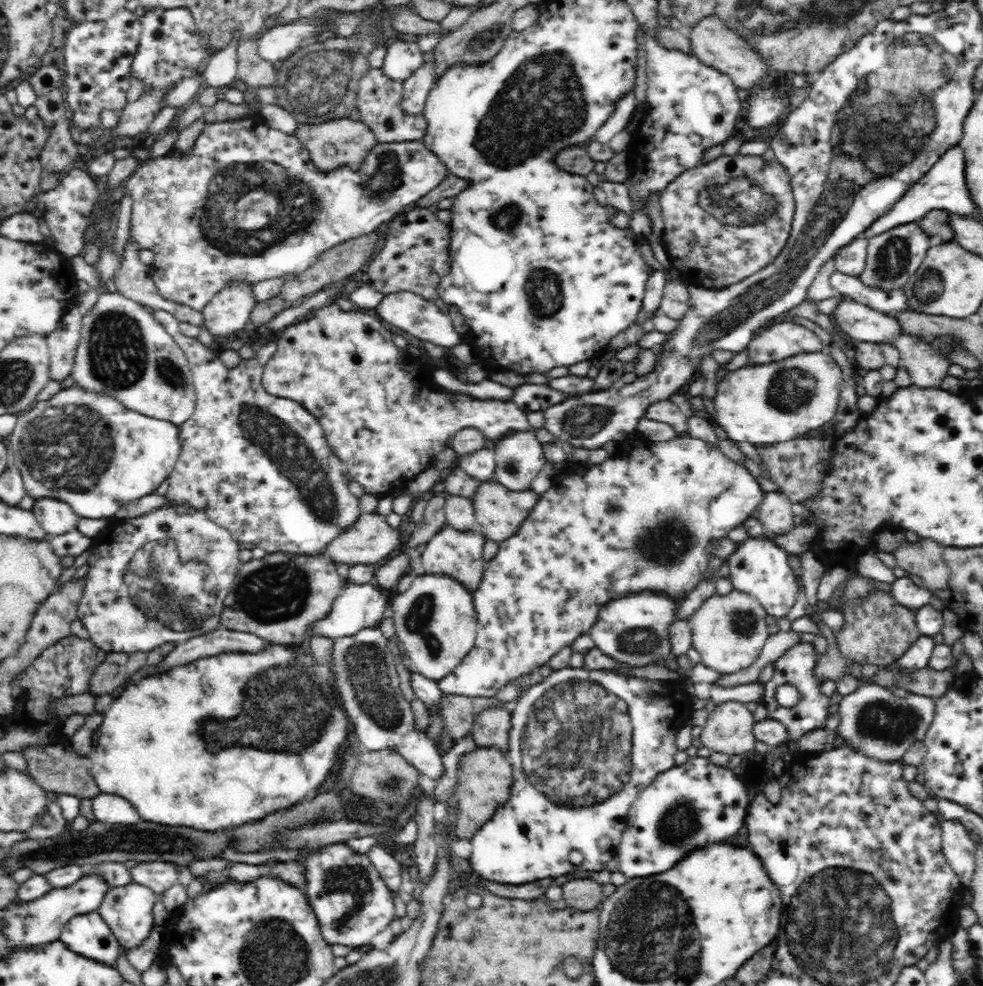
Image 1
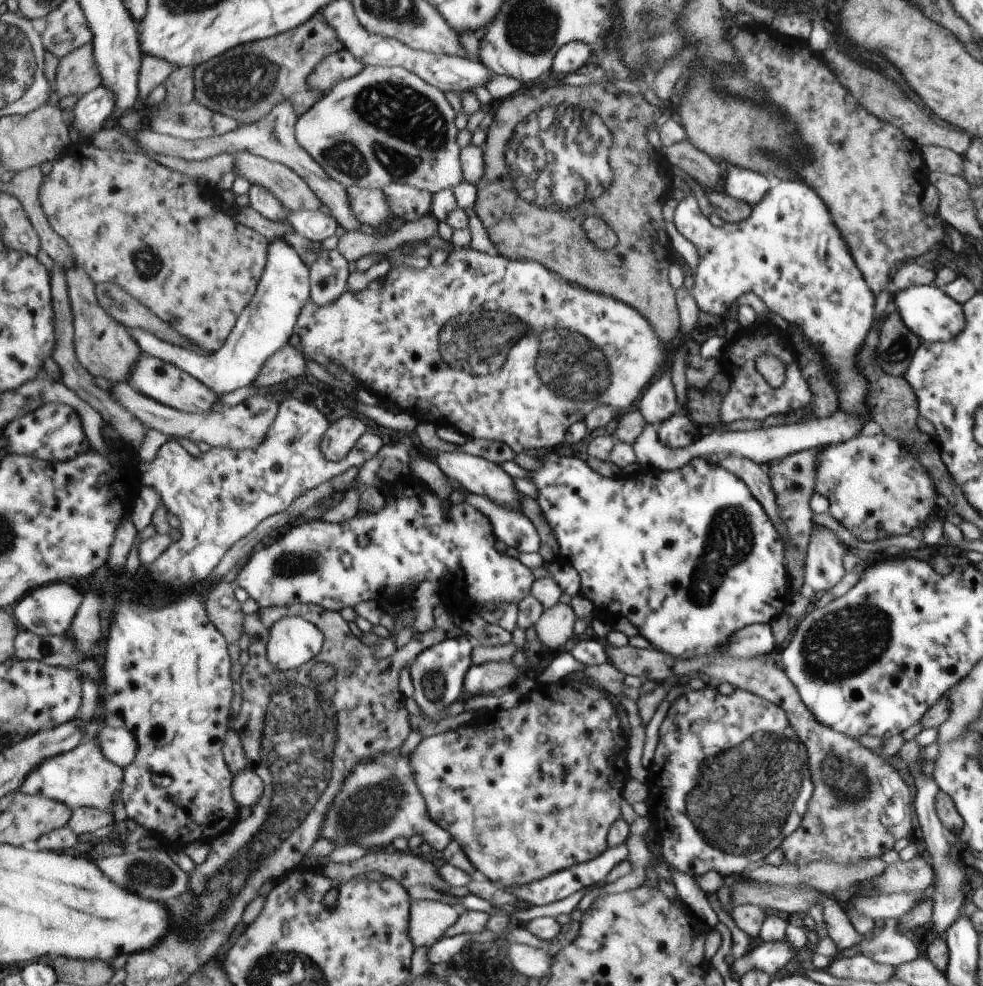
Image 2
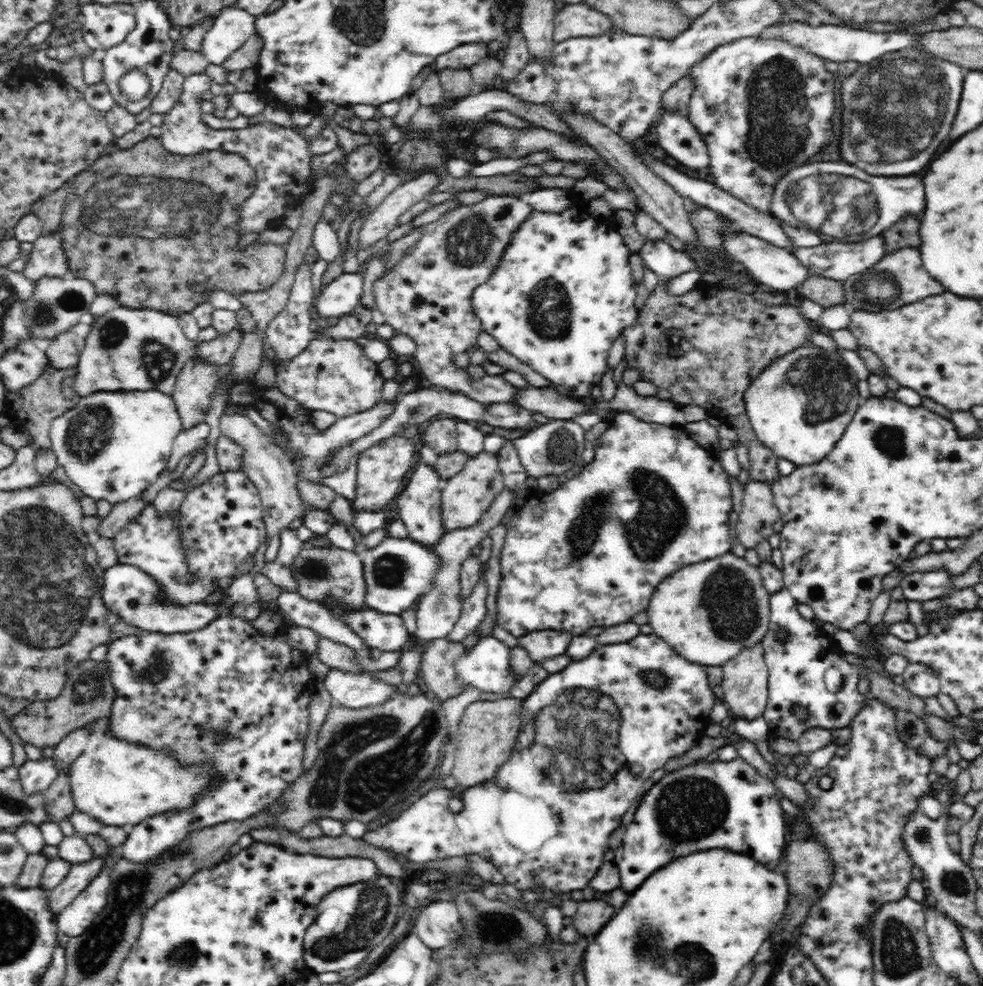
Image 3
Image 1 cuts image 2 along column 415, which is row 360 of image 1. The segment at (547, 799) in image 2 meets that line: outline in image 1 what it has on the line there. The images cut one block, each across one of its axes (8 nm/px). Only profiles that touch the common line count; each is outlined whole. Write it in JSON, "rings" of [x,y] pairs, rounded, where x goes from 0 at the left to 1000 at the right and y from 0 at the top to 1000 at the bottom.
{"rings":[[[805,325],[789,328],[763,345],[761,369],[795,366],[810,358],[839,356],[836,345],[822,333]]]}

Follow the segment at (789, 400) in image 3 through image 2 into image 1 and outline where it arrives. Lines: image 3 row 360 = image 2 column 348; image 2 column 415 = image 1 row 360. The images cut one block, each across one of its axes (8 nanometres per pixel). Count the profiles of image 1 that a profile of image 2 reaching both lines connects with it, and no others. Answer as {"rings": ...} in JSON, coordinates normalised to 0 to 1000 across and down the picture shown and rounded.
{"rings":[[[841,356],[810,358],[795,366],[751,371],[729,389],[727,433],[745,447],[759,446],[766,451],[814,445],[847,426],[858,387],[858,375]]]}

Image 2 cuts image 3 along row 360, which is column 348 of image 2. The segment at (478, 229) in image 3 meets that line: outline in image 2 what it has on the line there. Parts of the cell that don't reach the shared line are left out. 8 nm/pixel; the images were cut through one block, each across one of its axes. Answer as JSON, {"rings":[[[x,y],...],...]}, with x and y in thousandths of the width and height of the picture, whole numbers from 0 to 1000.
{"rings":[[[354,422],[344,426],[330,443],[330,460],[340,469],[353,466],[373,436],[370,428],[363,423]]]}

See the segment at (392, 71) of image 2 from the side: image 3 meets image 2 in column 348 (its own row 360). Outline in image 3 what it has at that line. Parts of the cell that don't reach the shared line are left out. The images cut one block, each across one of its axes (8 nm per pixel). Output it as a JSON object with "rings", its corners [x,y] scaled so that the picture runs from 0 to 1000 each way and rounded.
{"rings":[[[121,310],[94,328],[93,338],[77,371],[78,397],[83,403],[100,396],[157,394],[175,400],[179,381],[192,366],[191,357],[198,349],[188,340],[180,322],[157,313]]]}

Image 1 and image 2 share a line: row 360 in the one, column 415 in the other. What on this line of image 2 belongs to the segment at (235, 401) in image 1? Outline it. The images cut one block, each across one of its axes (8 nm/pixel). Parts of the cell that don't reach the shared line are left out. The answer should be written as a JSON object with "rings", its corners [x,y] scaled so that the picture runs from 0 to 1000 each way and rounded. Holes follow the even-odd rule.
{"rings":[[[399,186],[398,188],[392,190],[389,194],[393,198],[394,205],[397,207],[400,221],[399,223],[397,223],[397,225],[395,225],[395,227],[393,227],[393,229],[389,229],[389,231],[383,231],[385,235],[392,236],[392,234],[395,232],[395,229],[401,223],[401,221],[409,221],[409,223],[411,223],[412,226],[421,225],[427,223],[431,218],[437,216],[437,210],[442,210],[439,209],[442,206],[442,198],[439,196],[424,192],[423,190],[417,189],[415,187]],[[421,244],[415,247],[403,251],[393,259],[383,257],[369,260],[362,265],[362,272],[369,277],[376,273],[377,270],[385,269],[391,264],[399,269],[413,269],[427,274],[433,272],[435,270],[435,262],[439,258],[439,252],[433,247],[433,244]],[[417,249],[419,249],[419,253],[416,253]]]}

